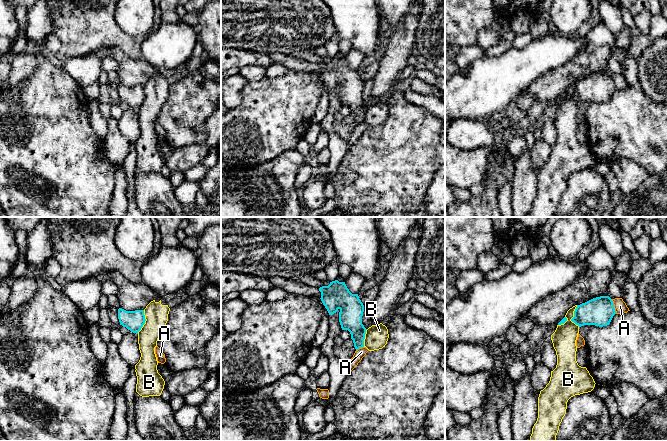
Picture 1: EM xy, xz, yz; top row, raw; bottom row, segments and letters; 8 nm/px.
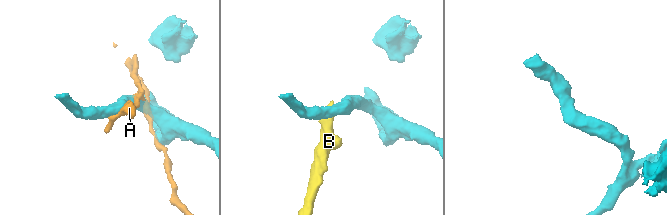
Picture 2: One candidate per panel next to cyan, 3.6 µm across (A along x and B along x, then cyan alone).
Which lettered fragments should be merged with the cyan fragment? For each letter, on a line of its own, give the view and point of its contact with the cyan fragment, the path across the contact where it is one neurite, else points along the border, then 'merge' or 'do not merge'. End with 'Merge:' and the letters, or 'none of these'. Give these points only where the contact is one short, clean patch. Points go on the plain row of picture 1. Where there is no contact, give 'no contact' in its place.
A: contact yz (613, 82); do not merge
B: contact xy (144, 98); border xy (144, 86), (145, 99), (137, 109); do not merge
Merge: none of these

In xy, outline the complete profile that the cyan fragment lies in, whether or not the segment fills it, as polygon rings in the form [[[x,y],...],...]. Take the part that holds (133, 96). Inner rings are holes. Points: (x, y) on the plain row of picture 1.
[[[122,84],[118,85],[118,95],[120,101],[136,110],[138,110],[146,97],[144,86],[126,87]]]

